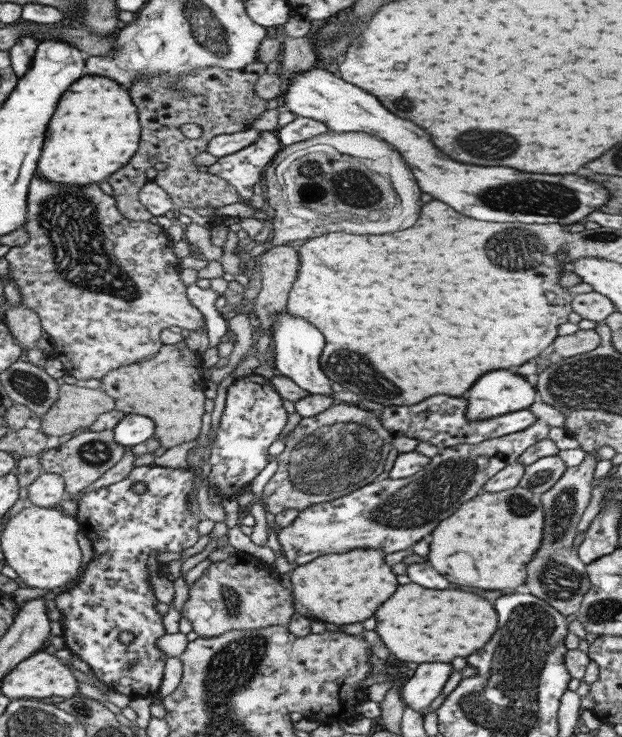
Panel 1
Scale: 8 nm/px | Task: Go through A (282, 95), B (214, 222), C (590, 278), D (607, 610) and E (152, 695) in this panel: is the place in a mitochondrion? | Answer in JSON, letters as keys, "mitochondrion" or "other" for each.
{"A":"other","B":"other","C":"other","D":"mitochondrion","E":"other"}

